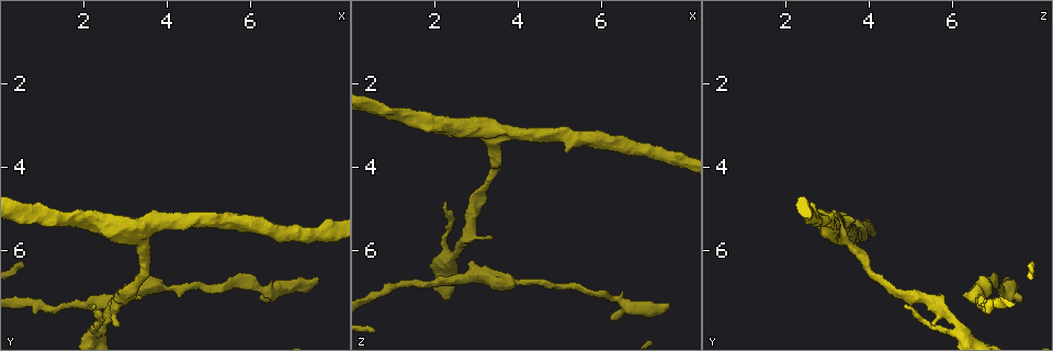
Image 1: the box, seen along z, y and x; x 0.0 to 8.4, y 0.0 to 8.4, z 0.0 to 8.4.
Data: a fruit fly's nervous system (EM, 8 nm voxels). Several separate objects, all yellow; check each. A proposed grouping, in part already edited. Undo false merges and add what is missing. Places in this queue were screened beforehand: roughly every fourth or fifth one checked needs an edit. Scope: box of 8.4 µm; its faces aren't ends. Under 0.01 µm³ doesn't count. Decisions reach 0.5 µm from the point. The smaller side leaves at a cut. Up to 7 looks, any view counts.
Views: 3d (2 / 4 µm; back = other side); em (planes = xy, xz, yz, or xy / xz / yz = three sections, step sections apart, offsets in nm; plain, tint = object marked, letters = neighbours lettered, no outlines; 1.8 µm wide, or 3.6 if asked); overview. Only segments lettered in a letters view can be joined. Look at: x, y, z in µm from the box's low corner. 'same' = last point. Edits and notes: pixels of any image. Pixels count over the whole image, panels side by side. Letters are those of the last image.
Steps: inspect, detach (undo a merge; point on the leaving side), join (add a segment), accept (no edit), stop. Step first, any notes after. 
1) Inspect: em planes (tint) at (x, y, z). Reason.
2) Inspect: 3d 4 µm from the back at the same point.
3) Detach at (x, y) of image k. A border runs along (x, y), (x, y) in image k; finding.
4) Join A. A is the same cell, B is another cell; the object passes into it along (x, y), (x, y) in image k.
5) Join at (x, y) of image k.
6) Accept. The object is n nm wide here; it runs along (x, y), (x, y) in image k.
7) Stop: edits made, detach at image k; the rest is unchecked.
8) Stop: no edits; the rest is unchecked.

Inspect: em xy step 8 (letters) at (2.30, 7.35, 4.85). Thin end.

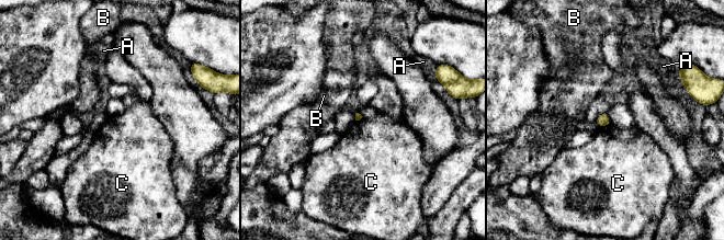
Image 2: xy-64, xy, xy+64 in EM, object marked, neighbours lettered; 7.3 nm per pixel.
Inspect: em planes (letters) at the same point.

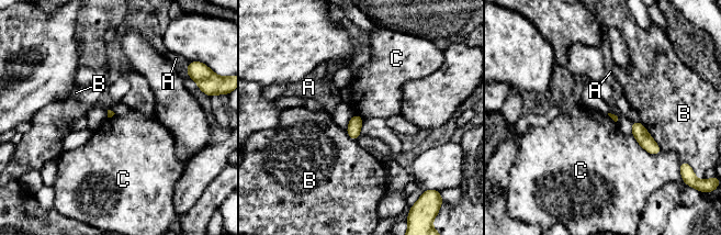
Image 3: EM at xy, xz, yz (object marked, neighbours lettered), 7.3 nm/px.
Accept. A, B and C are other cells; a border runs along (631, 134), (650, 153), (661, 152) in image 3; none of them fits.

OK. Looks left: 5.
Inspect: em yz step 4 (letters) at (2.50, 7.30, 6.65). Sudden change in width.

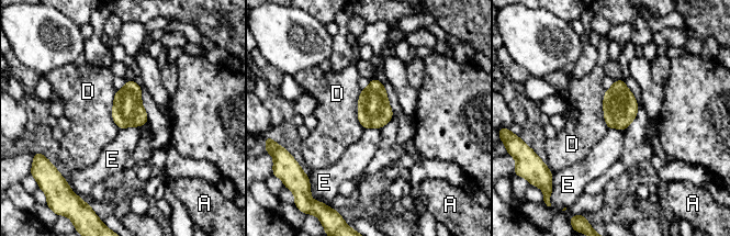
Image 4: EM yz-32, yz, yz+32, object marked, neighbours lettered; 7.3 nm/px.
Inspect: em planes (letters) at the same point. Another direction.

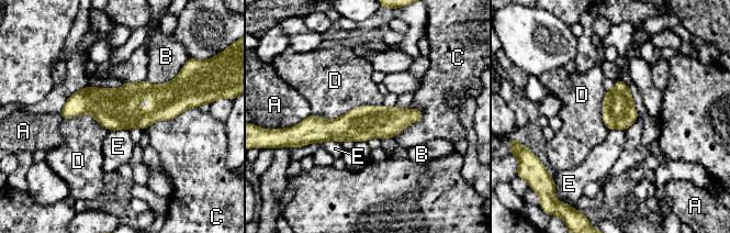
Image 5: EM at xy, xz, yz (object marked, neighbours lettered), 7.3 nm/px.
Accept. A, B, C, D and E are other cells; continuous, no second neuron.

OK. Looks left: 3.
Inspect: em planes (letters) at (7.65, 6.60, 7.25). Free end.

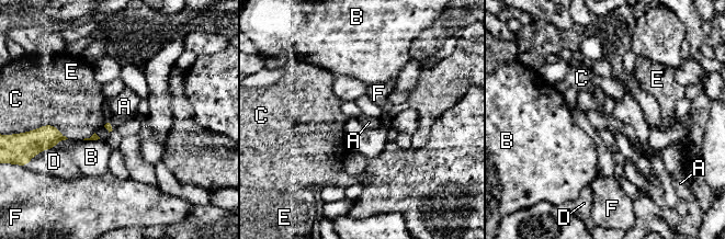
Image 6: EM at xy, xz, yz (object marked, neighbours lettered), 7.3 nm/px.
Join D. D is the same cell, A, B, C, E and F are other cells; it goes on there.

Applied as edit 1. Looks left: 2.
Stop: edits made, join at image 6; the rest is unchecked.

